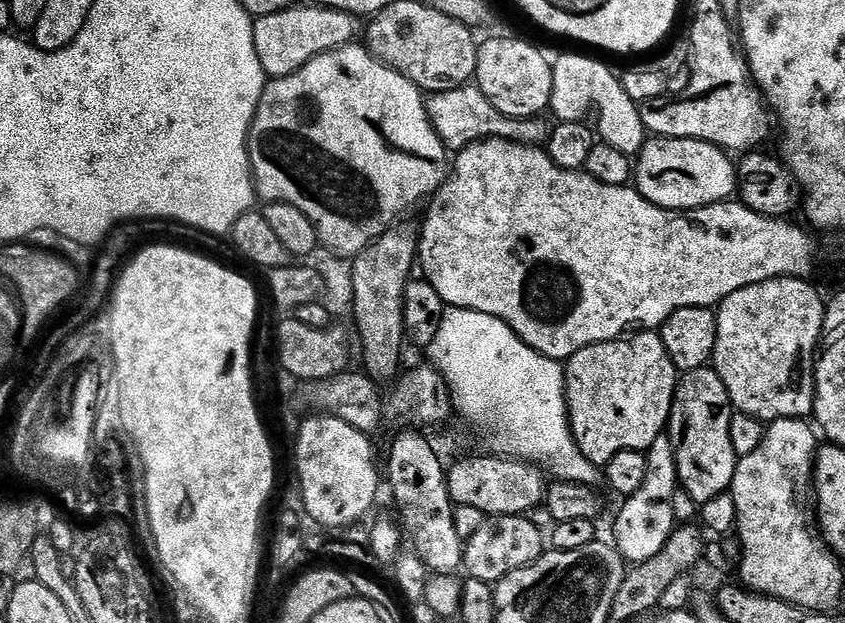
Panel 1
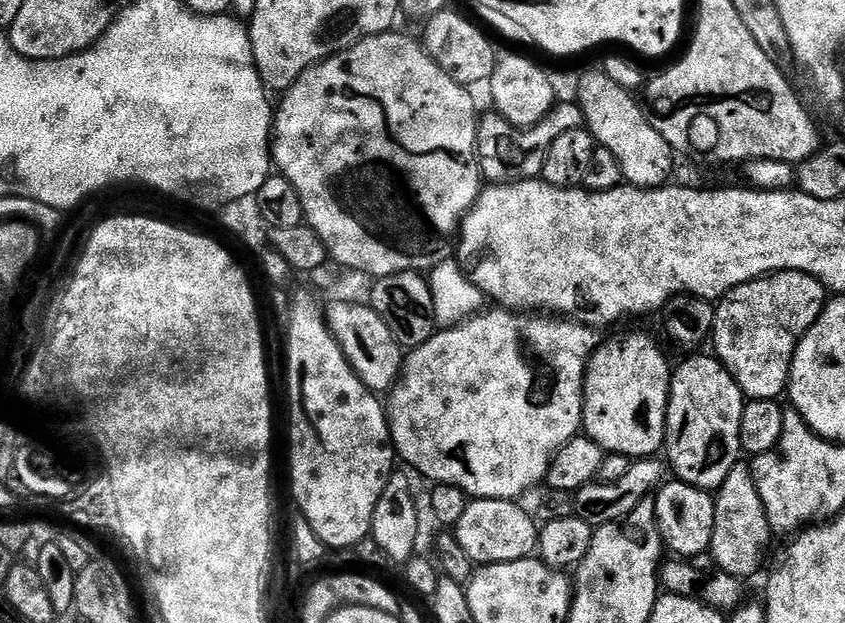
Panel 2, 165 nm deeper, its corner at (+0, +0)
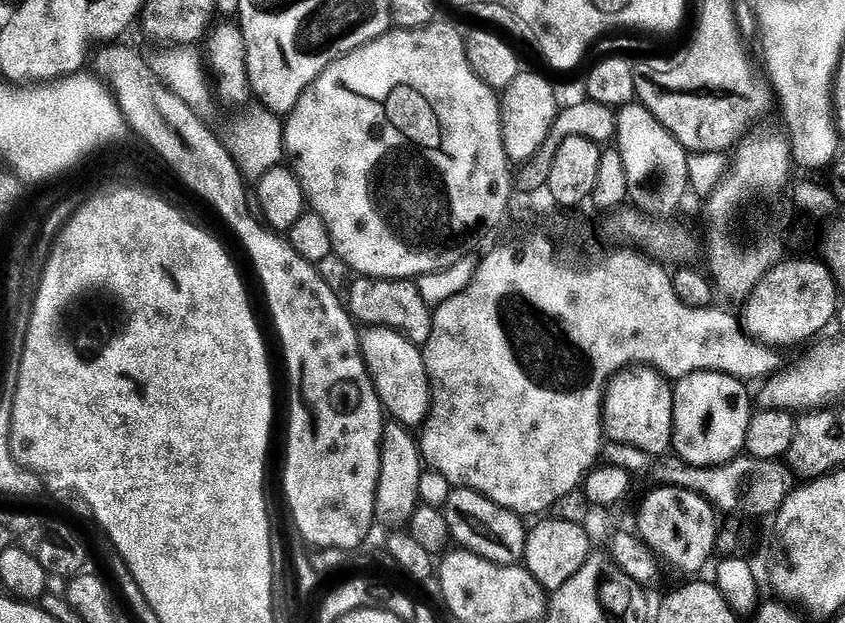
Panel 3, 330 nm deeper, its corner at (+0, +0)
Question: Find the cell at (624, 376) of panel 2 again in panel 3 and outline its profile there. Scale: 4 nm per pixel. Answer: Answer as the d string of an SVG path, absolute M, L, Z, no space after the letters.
M633 366L615 373L608 383L608 391L604 393L604 431L607 439L637 447L653 458L663 457L663 452L672 448L673 391L673 385L655 368Z

